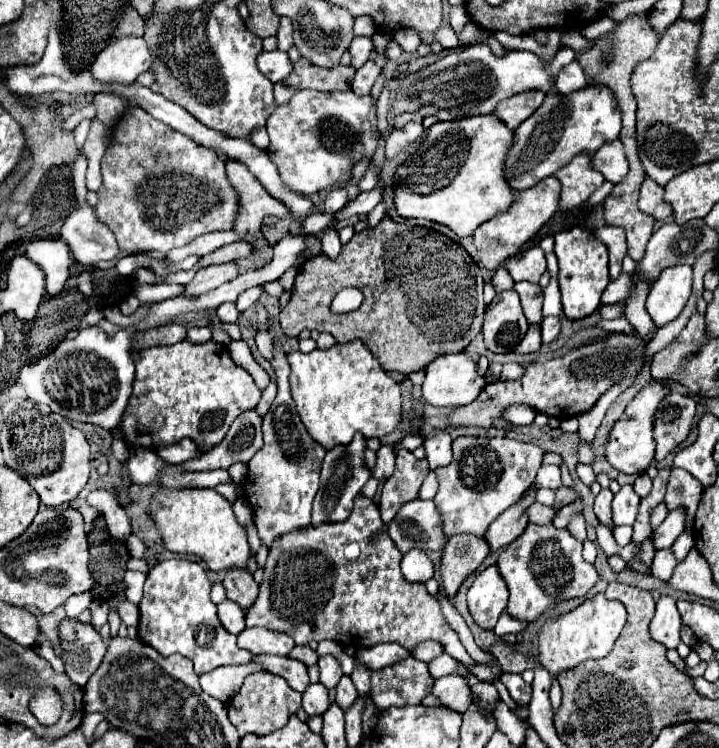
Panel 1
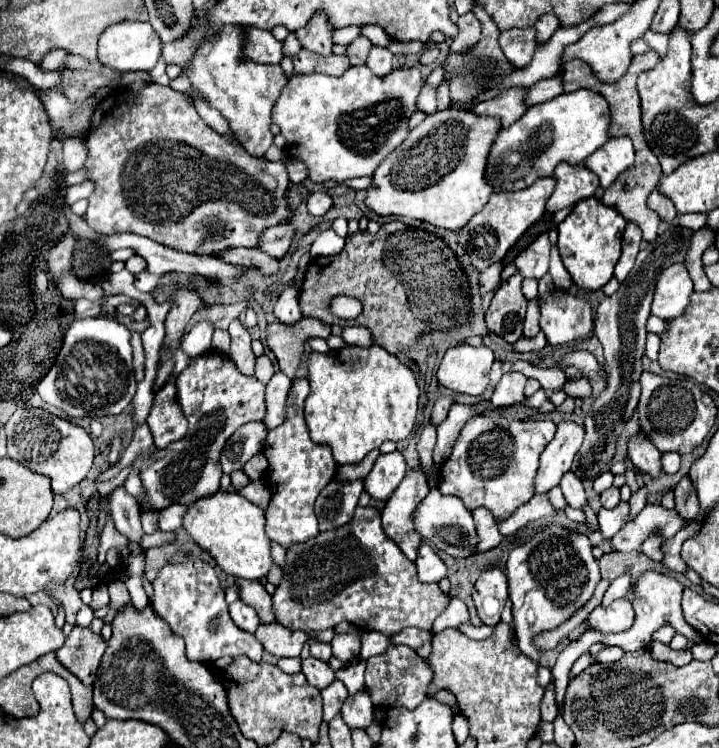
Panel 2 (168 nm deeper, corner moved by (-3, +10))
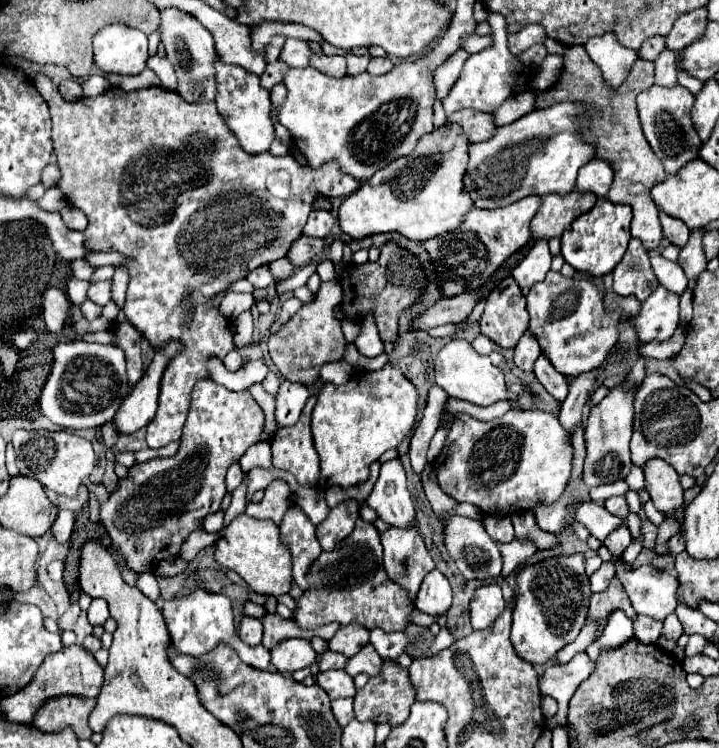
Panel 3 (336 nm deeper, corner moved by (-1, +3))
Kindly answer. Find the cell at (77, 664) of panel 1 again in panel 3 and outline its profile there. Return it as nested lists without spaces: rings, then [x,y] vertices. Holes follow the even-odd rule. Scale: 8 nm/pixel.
[[[71,645],[48,655],[41,664],[41,669],[38,669],[37,675],[33,677],[33,681],[25,689],[1,699],[1,709],[7,715],[7,721],[29,725],[33,723],[33,715],[37,715],[37,707],[41,707],[41,703],[47,703],[49,699],[63,695],[95,697],[101,691],[101,685],[103,685],[101,665],[81,645]]]

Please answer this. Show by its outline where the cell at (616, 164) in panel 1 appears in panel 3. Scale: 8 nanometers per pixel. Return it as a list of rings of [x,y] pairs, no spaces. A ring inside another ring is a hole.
[[[595,159],[581,167],[577,175],[577,191],[581,193],[595,193],[597,197],[605,197],[613,183],[613,171],[607,161]]]

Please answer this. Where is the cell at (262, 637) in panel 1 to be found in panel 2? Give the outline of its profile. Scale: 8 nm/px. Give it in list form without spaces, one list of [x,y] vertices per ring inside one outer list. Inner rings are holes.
[[[277,622],[271,624],[259,624],[259,628],[255,630],[255,638],[263,644],[263,648],[277,656],[299,656],[303,642],[307,640],[307,634],[301,630],[287,630]]]

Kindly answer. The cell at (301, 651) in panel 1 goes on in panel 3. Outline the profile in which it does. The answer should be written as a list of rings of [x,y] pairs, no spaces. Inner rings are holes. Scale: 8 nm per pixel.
[[[327,651],[321,659],[319,659],[319,669],[321,671],[329,671],[329,669],[345,669],[347,665],[347,657],[341,653],[333,653]]]

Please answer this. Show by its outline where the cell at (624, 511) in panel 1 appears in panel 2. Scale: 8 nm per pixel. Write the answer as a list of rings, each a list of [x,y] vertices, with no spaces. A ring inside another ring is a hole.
[[[621,502],[619,506],[607,512],[597,512],[597,520],[599,520],[599,532],[605,538],[613,538],[621,530],[621,526],[629,520],[629,502]]]

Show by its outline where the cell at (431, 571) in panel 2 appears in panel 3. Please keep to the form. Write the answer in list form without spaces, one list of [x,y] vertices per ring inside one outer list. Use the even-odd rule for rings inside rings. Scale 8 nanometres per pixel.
[[[433,569],[423,579],[423,585],[415,599],[415,607],[429,615],[445,615],[451,607],[451,597],[451,585],[447,577],[439,569]]]

